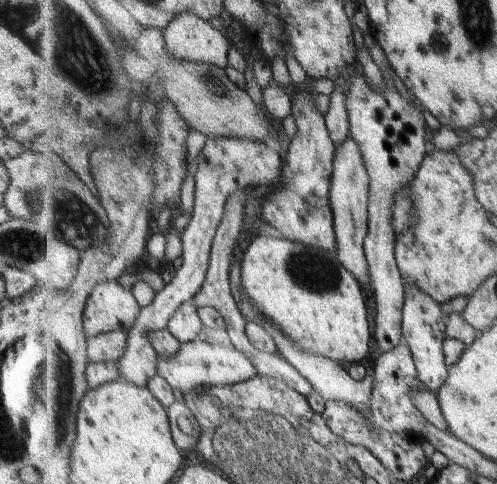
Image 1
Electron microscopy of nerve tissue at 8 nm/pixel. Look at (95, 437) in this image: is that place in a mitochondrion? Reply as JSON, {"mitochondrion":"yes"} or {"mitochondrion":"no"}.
{"mitochondrion":"no"}

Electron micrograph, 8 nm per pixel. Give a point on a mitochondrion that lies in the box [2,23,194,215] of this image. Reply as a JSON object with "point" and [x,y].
{"point":[104,83]}

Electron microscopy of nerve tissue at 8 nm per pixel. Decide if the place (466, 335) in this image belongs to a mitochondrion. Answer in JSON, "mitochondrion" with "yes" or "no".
{"mitochondrion":"no"}

